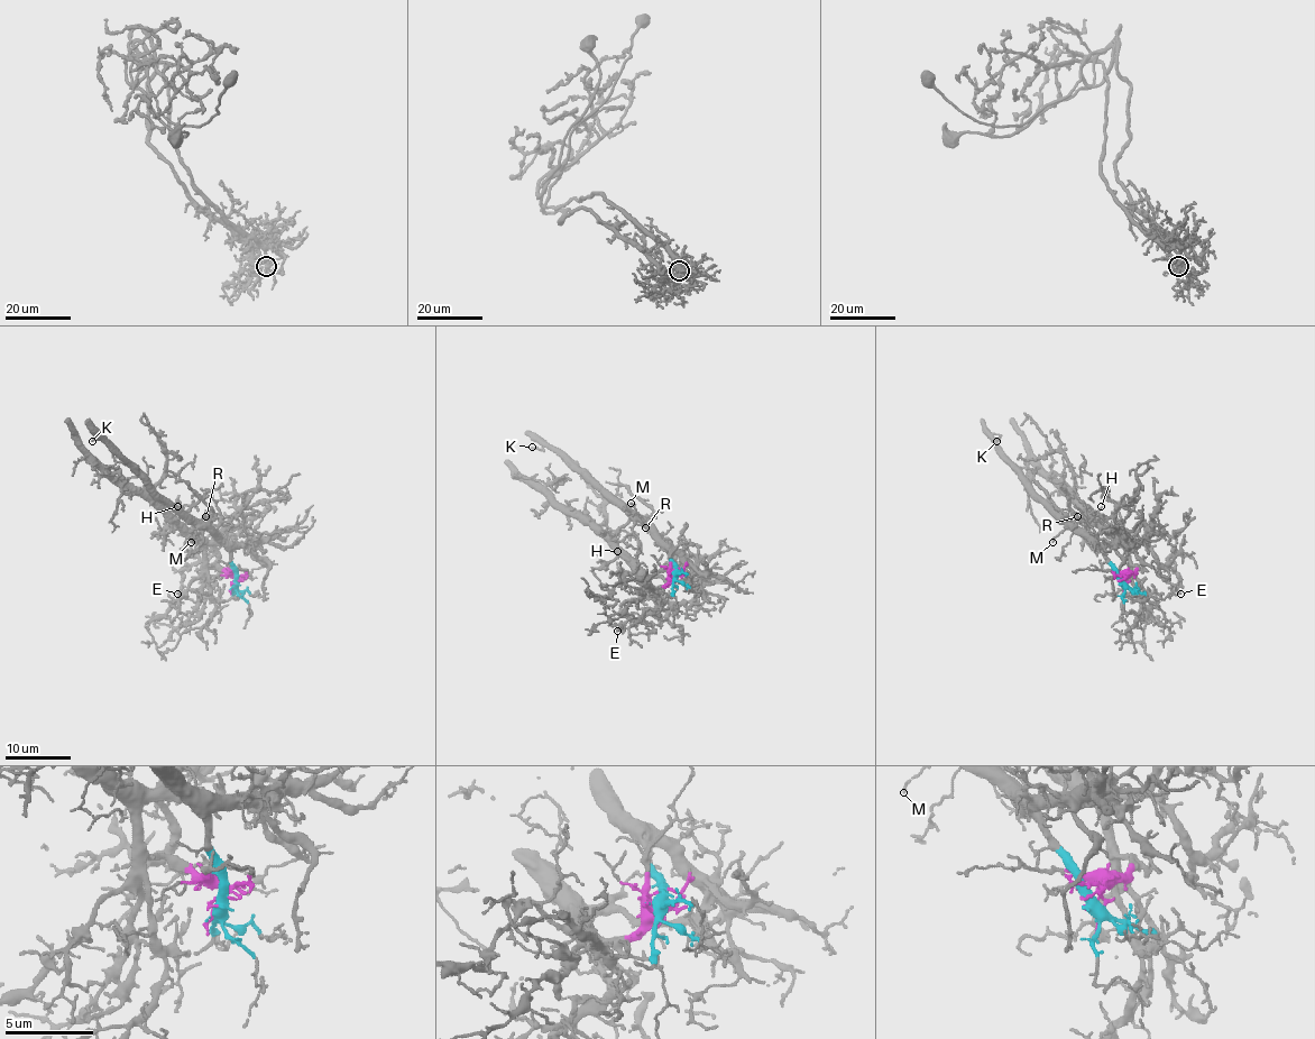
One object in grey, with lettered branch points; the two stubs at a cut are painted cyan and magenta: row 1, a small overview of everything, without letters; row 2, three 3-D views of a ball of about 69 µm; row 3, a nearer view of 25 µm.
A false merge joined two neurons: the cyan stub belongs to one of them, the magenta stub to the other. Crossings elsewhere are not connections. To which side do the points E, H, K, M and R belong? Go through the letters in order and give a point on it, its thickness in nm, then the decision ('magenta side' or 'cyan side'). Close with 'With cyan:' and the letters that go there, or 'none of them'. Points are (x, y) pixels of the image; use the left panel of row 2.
E: at (177, 594); 140 nm thick; magenta side
H: at (177, 506); 120 nm thick; magenta side
K: at (92, 441); 110 nm thick; cyan side
M: at (191, 542); 110 nm thick; cyan side
R: at (205, 516); 140 nm thick; cyan side
With cyan: K, M, R

